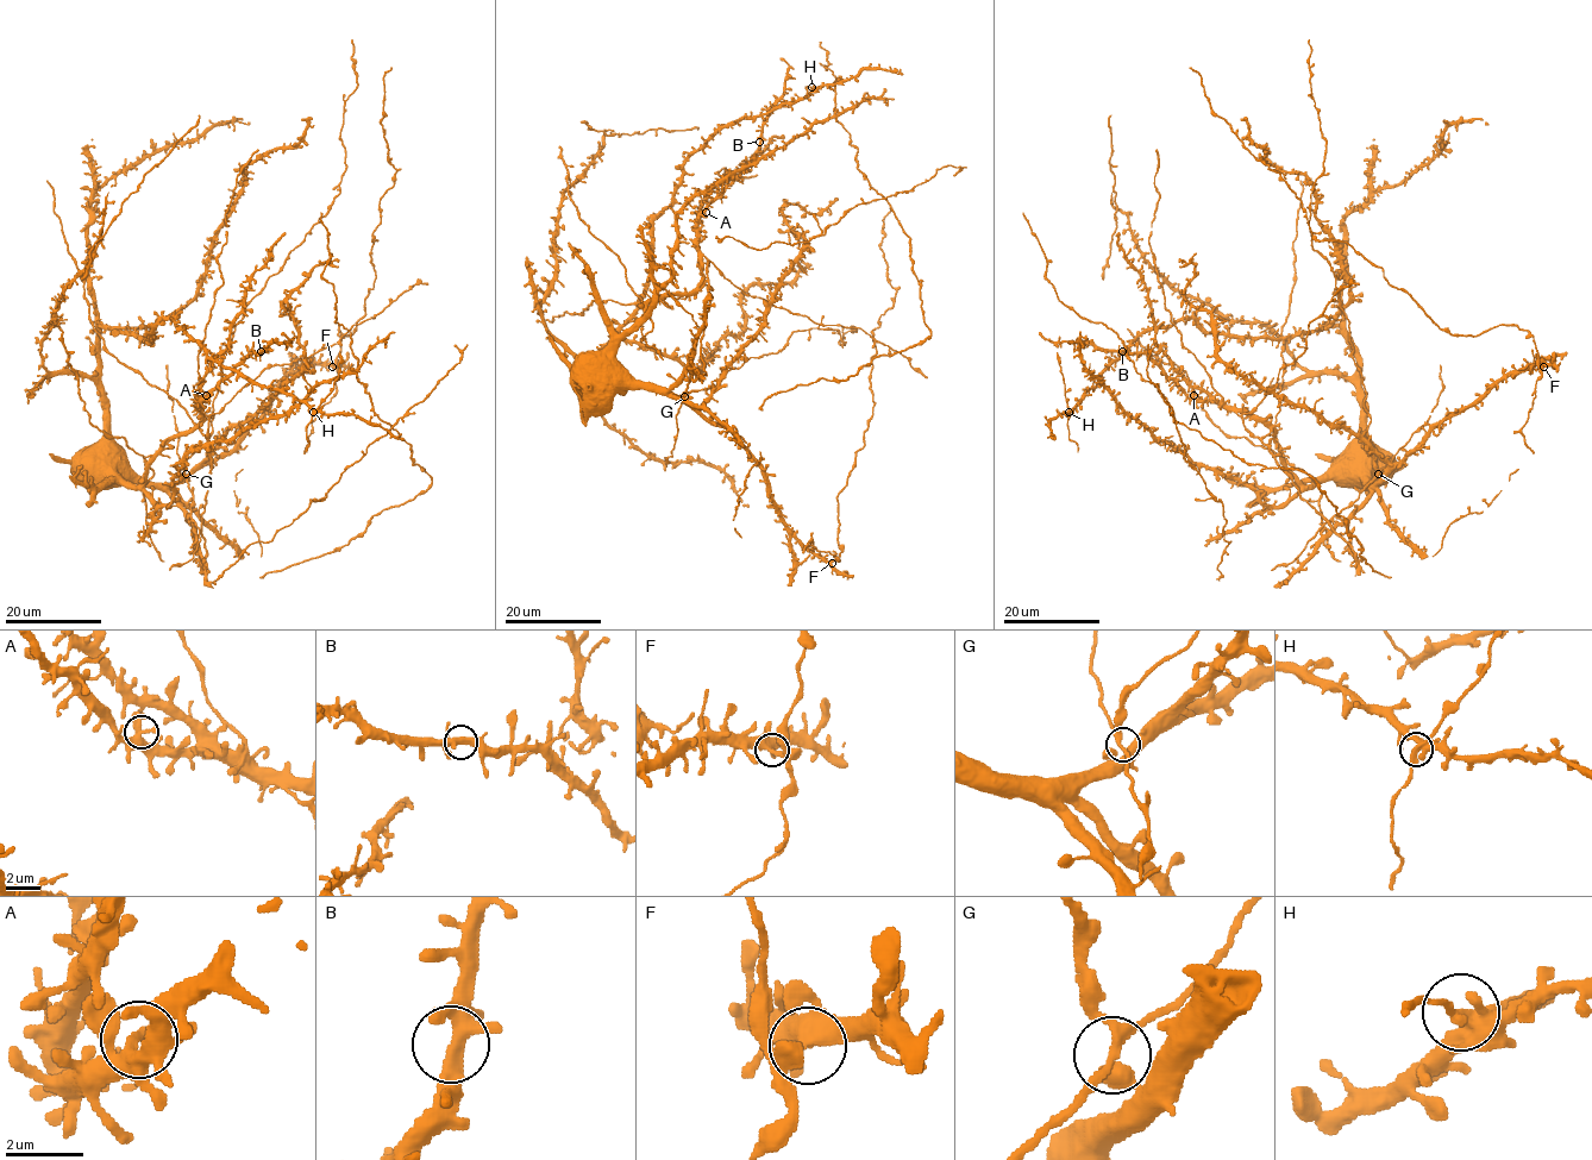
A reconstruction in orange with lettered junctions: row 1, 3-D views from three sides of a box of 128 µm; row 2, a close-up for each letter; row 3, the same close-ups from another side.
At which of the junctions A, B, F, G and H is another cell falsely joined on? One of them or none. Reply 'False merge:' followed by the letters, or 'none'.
False merge: H

